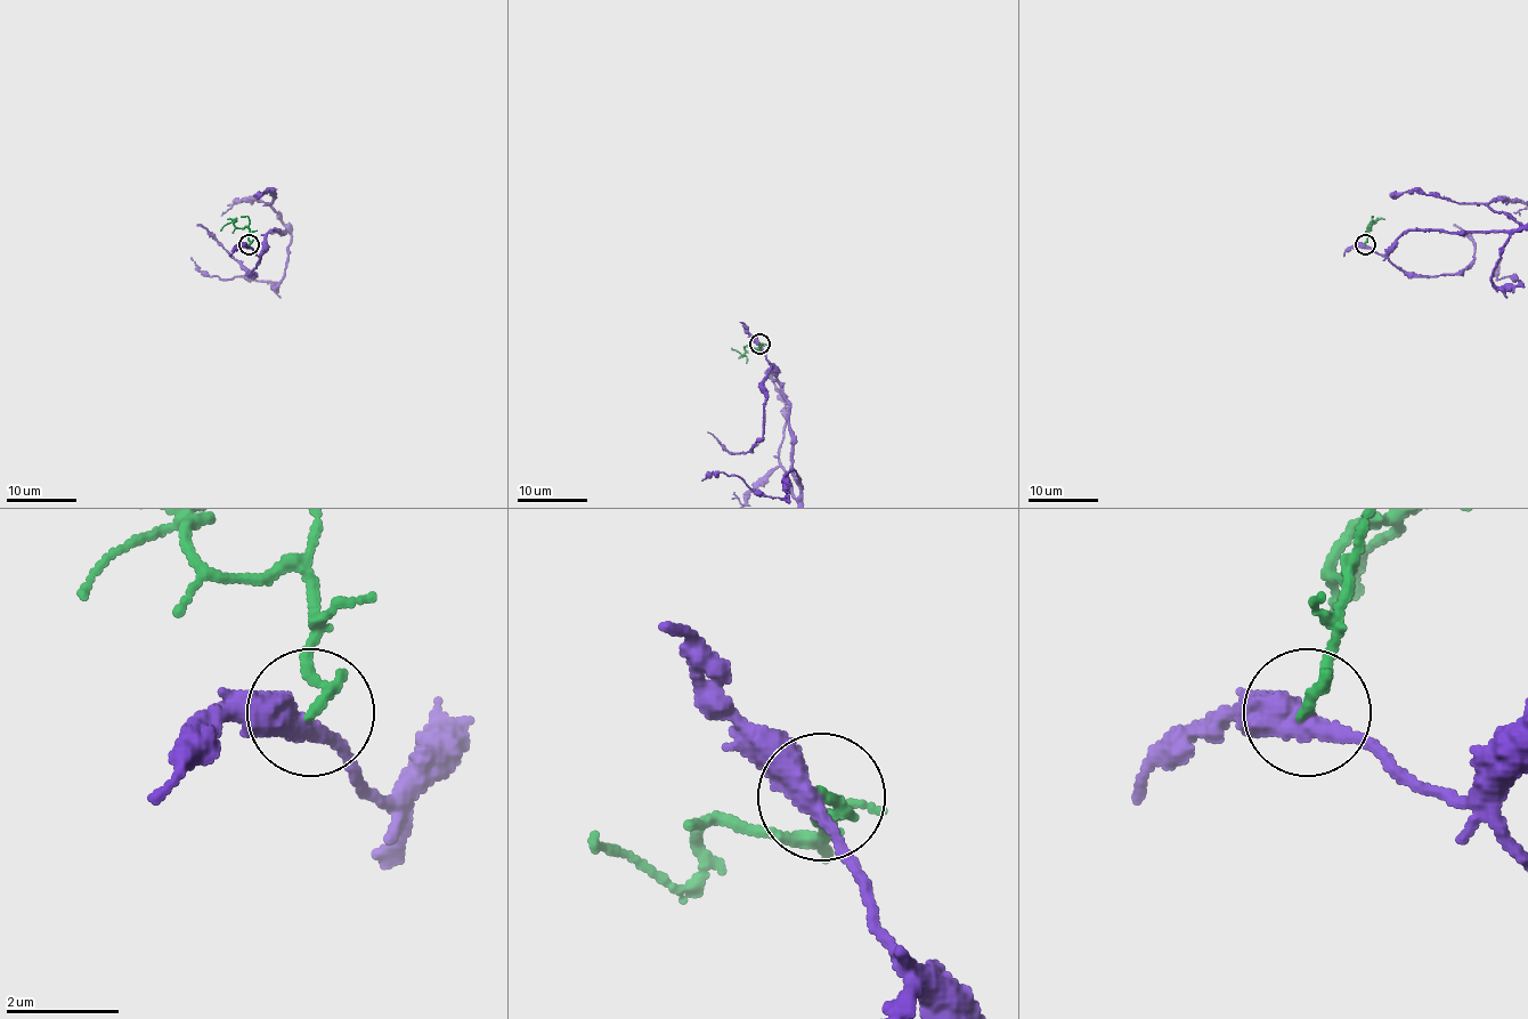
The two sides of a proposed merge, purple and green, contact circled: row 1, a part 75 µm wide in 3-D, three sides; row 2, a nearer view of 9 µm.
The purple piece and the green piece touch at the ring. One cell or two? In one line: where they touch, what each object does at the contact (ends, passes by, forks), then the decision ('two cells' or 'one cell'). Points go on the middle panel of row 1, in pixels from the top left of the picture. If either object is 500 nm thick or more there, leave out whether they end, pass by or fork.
place (760, 344); purple passes by; green ends; two cells

